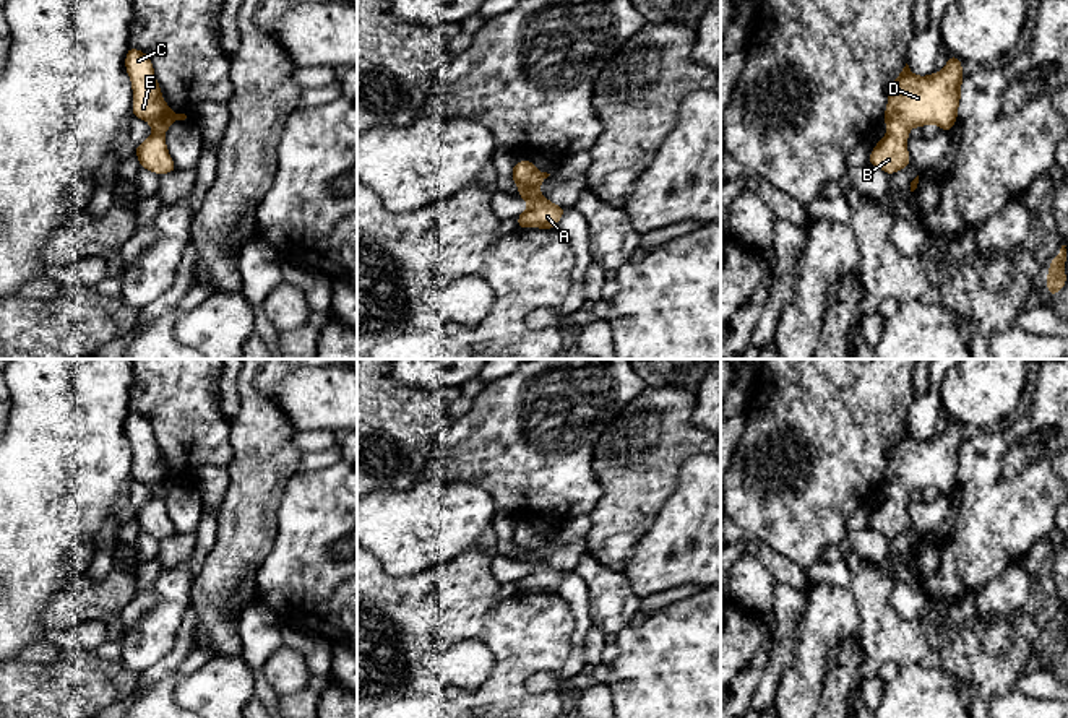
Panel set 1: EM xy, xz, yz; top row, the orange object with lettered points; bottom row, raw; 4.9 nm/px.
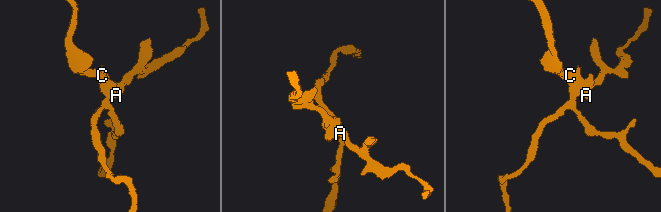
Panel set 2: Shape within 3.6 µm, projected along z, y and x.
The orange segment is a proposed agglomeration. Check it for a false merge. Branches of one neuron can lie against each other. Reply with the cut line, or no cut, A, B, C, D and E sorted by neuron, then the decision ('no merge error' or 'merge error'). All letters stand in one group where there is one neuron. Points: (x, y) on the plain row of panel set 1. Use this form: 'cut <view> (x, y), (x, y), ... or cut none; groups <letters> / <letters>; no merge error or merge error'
cut none; groups A B C D E; no merge error

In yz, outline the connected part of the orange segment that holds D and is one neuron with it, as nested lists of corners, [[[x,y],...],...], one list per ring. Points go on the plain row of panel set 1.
[[[950,419],[946,430],[927,440],[917,440],[909,429],[888,448],[885,473],[886,500],[880,504],[868,521],[868,530],[888,539],[911,528],[907,517],[909,494],[937,487],[940,494],[951,495],[961,465],[962,424]]]

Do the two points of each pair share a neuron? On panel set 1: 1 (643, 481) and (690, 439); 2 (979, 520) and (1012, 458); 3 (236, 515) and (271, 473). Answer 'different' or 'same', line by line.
1: same
2: different
3: same

